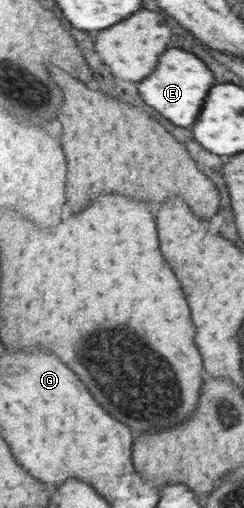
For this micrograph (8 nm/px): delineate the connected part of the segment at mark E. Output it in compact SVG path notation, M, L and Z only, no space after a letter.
M173 48L173 50L167 50L167 56L163 56L163 64L159 72L143 80L139 88L147 104L155 108L155 111L159 111L177 126L193 128L194 124L201 119L201 114L209 102L210 93L218 84L213 70L197 54Z

